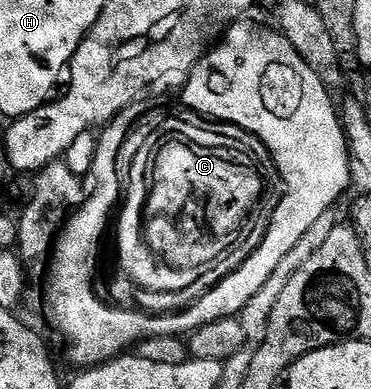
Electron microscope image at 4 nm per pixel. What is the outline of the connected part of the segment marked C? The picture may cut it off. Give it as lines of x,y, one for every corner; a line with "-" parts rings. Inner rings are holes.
247,22
232,23
218,42
191,68
191,80
183,83
181,90
187,95
187,103
195,106
195,111
163,111
163,107
156,107
149,113
137,114
139,116
128,127
128,116
121,114
106,124
98,136
95,160
89,174
89,194
62,228
57,239
59,252
50,256
51,272
47,275
47,311
51,314
52,325
63,334
67,342
67,355
76,363
76,368
96,367
99,363
117,359
128,349
134,348
140,339
158,335
183,337
206,323
238,316
253,293
257,293
257,289
261,289
261,285
273,277
273,269
277,269
281,257
285,257
285,253
289,253
289,249
301,241
309,225
313,225
317,217
332,210
336,206
335,202
342,197
343,190
352,186
351,155
336,100
331,100
332,92
278,30
270,31
259,23
-
154,215
156,251
147,244
147,235
143,232
143,222
-
99,267
107,271
107,275
99,275

